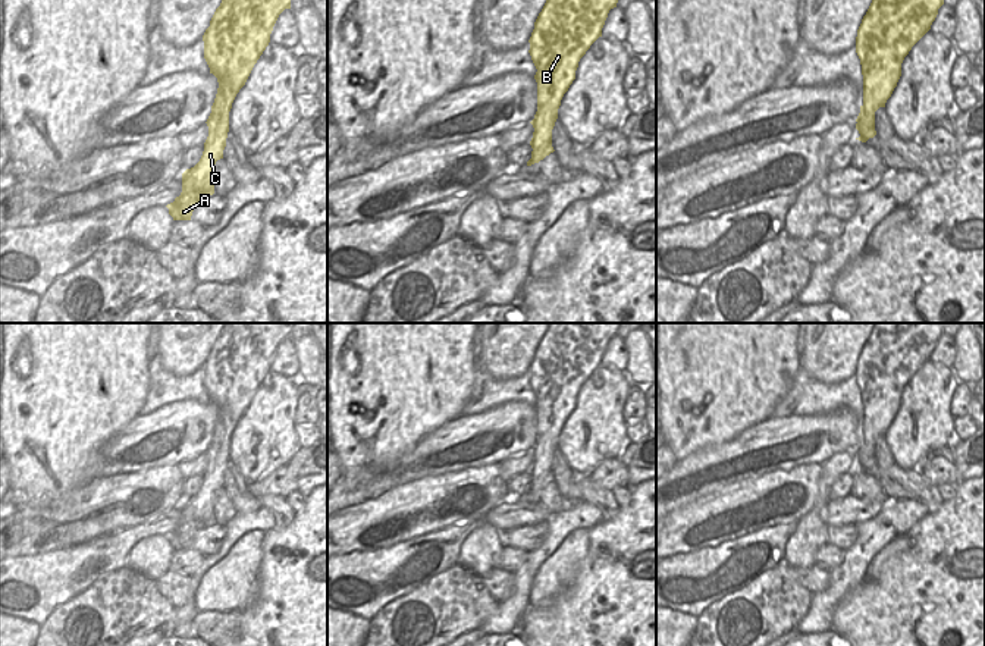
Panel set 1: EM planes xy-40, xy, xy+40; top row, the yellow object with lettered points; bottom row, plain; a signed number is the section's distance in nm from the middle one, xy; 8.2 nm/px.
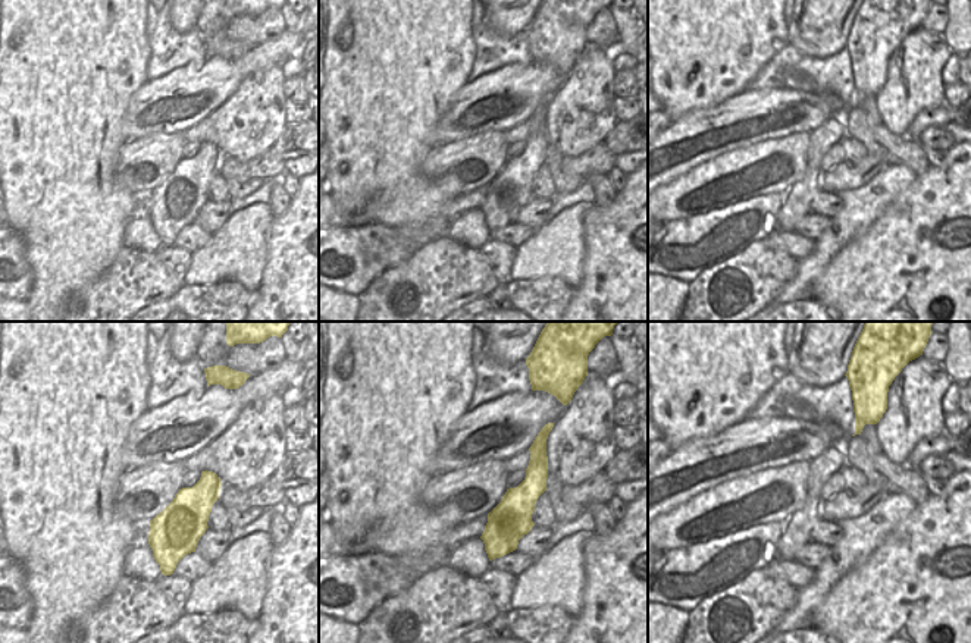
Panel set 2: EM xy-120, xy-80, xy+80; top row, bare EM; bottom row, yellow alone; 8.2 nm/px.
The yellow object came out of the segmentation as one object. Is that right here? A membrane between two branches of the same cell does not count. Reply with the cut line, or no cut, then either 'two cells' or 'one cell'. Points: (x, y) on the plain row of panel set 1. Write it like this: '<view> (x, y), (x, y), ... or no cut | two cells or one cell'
no cut | one cell

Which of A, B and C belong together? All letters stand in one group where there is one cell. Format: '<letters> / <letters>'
A B C

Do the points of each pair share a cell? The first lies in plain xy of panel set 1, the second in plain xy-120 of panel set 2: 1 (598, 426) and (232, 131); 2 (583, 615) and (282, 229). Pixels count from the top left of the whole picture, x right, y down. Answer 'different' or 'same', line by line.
1: same
2: same

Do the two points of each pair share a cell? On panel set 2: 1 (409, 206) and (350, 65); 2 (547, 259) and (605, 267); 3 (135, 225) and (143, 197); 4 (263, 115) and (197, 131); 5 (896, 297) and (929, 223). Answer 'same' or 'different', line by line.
1: same
2: different
3: different
4: same
5: same

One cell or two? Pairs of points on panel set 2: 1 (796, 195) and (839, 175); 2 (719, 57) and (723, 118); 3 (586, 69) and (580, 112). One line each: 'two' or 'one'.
1: two
2: two
3: one

